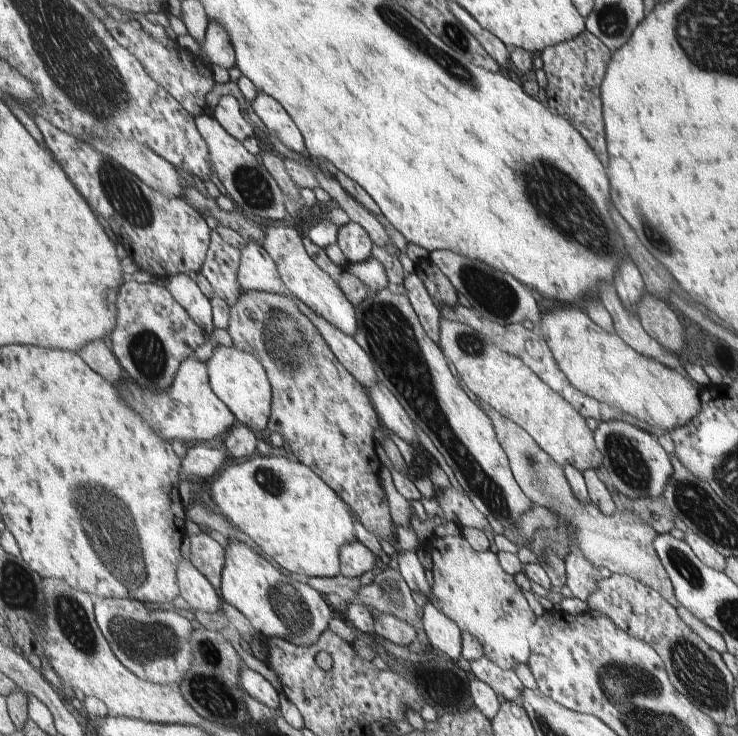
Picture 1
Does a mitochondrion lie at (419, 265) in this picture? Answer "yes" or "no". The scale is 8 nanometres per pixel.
no

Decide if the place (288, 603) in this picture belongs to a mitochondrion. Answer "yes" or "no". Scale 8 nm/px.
yes

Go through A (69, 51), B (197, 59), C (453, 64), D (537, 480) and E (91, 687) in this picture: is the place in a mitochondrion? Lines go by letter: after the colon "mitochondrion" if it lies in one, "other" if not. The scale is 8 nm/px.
A: mitochondrion
B: other
C: mitochondrion
D: mitochondrion
E: other

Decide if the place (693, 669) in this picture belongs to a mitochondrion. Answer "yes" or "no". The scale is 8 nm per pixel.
yes

